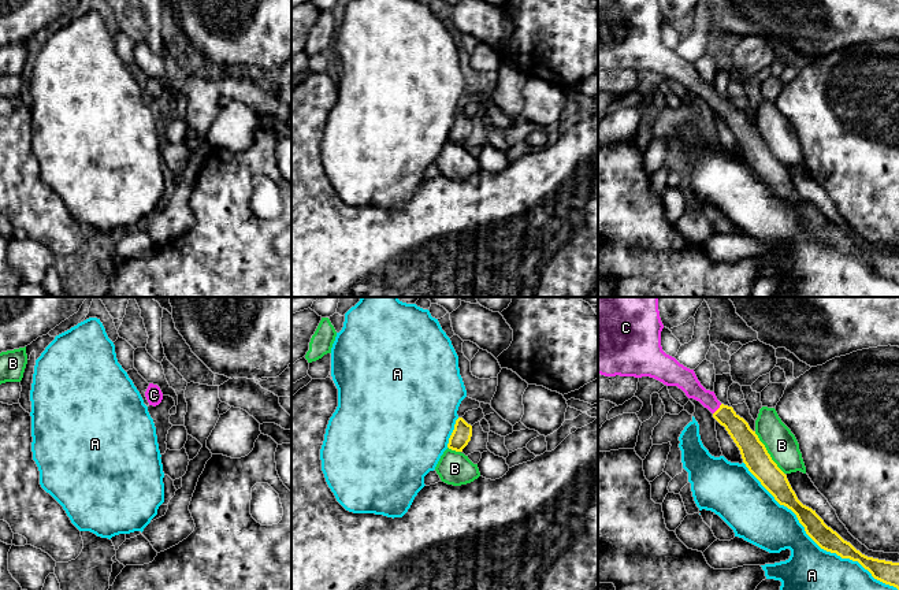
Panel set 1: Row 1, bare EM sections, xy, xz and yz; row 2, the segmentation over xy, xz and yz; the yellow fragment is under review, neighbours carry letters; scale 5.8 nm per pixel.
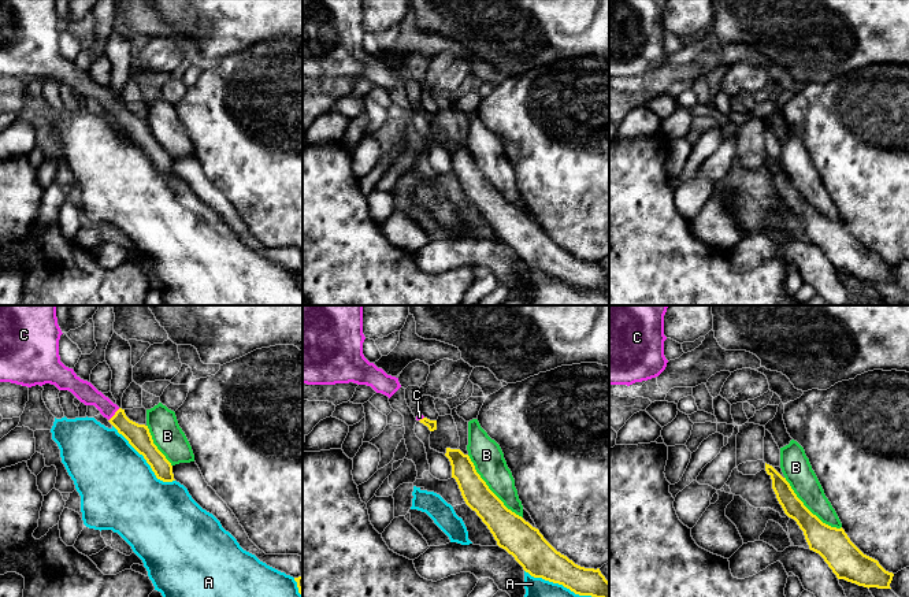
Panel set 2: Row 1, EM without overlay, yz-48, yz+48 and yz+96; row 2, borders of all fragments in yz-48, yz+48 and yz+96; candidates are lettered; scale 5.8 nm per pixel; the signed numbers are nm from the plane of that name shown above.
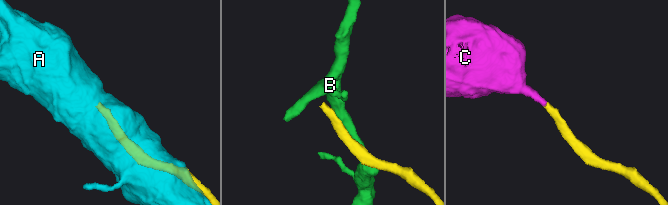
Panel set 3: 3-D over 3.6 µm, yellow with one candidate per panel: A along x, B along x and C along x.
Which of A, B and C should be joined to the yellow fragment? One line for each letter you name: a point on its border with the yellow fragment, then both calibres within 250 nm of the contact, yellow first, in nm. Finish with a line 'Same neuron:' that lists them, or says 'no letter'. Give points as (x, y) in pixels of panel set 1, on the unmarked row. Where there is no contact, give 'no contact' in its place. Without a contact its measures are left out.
C: meets yellow in yz at (717, 103); 140 nm thick on the yellow side, 120 nm on the other
Same neuron: C

